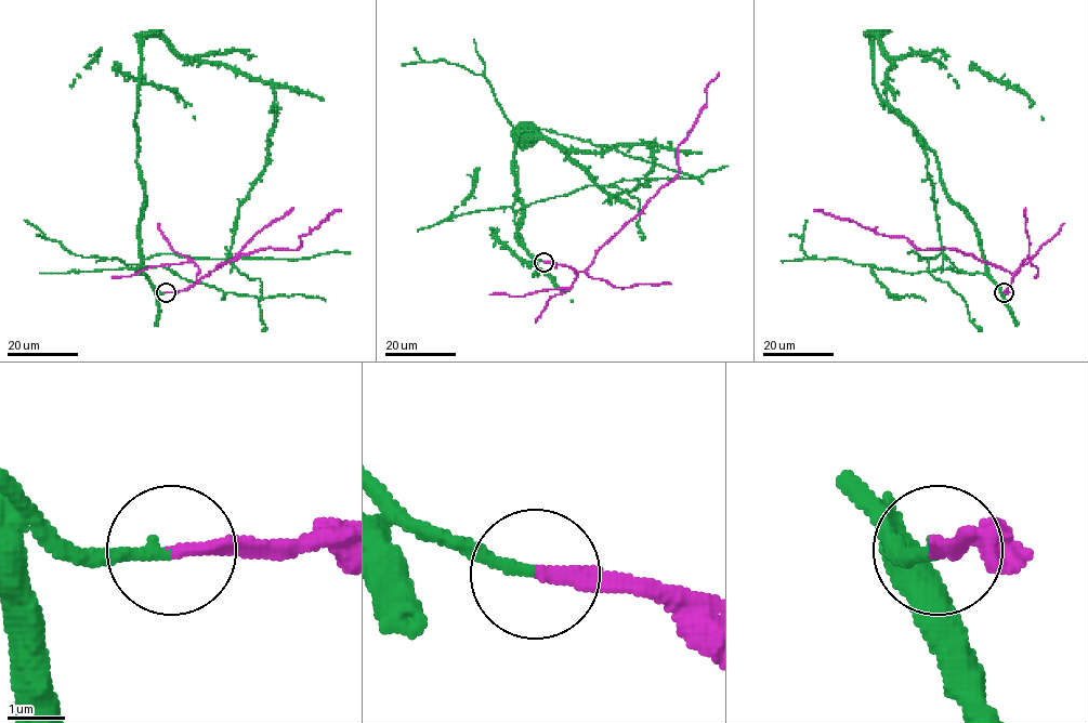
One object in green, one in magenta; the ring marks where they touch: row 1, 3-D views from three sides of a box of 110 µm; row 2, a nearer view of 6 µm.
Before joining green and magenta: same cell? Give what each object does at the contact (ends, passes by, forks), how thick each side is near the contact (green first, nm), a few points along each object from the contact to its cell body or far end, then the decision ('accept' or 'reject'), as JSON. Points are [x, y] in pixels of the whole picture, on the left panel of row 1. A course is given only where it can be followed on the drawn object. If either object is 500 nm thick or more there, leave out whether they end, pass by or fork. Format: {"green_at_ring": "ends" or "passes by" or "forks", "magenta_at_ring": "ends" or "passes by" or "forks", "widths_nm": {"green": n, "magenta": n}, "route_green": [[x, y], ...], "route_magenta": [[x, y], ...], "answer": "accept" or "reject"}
{"green_at_ring": "ends", "magenta_at_ring": "ends", "widths_nm": {"green": 200, "magenta": 240}, "route_green": [[166, 292], [144, 272], [140, 245], [135, 112], [148, 36], [274, 91], [265, 169], [238, 209], [230, 273]], "route_magenta": [[166, 292], [187, 290], [240, 254], [264, 249], [298, 249], [301, 236], [341, 211]], "answer": "accept"}

